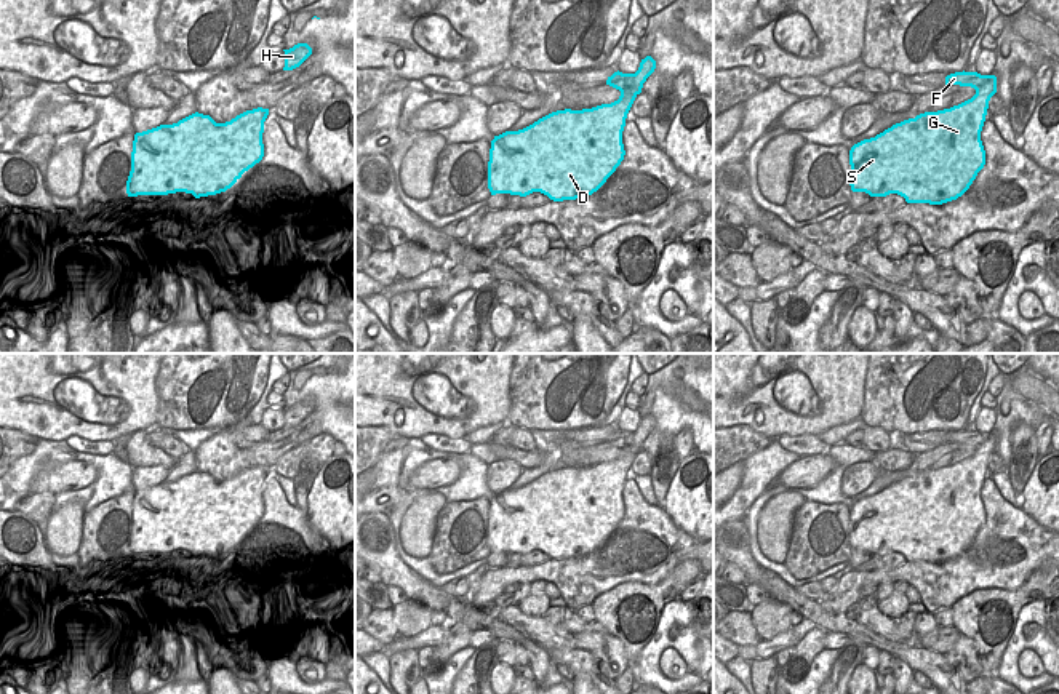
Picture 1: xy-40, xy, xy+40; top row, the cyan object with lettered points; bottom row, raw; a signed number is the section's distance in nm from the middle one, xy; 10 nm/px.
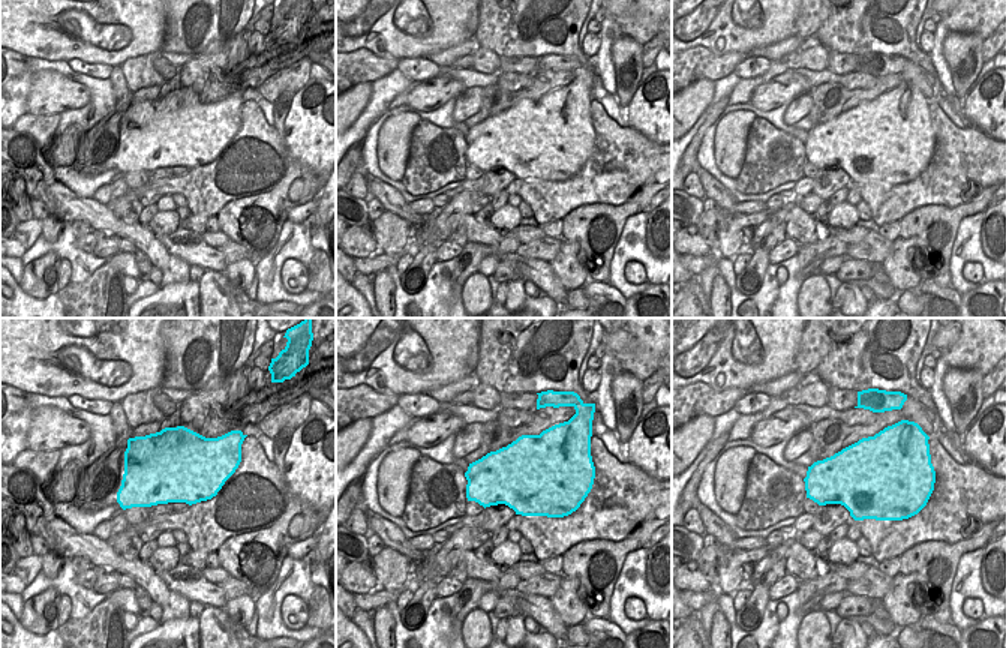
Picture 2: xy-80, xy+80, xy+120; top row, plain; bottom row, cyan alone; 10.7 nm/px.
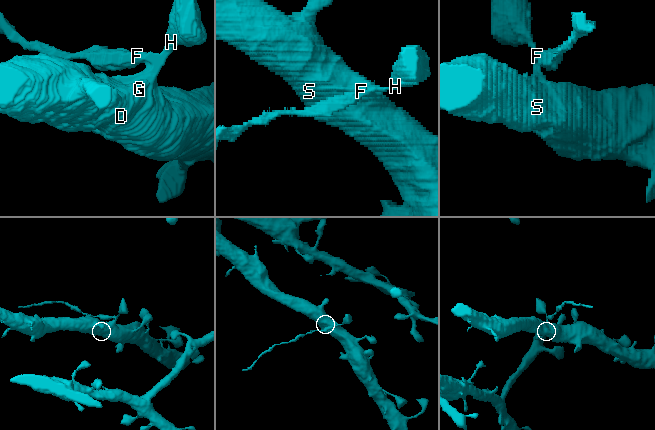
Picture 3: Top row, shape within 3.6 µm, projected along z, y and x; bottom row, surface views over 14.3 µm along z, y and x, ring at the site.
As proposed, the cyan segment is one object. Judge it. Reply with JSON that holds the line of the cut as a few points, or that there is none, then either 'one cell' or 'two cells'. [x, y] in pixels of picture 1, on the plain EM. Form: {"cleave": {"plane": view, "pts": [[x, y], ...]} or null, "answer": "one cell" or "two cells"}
{"cleave": {"plane": "xy", "pts": [[634, 432], [634, 442], [619, 448]]}, "answer": "two cells"}

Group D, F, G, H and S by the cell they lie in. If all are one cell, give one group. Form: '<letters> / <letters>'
D G H S / F

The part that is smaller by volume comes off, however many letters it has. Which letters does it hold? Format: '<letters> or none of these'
F

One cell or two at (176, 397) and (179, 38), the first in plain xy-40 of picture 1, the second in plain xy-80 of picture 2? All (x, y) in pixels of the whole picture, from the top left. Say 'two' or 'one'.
one

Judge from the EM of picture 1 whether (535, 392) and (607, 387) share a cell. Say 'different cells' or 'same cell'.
same cell

